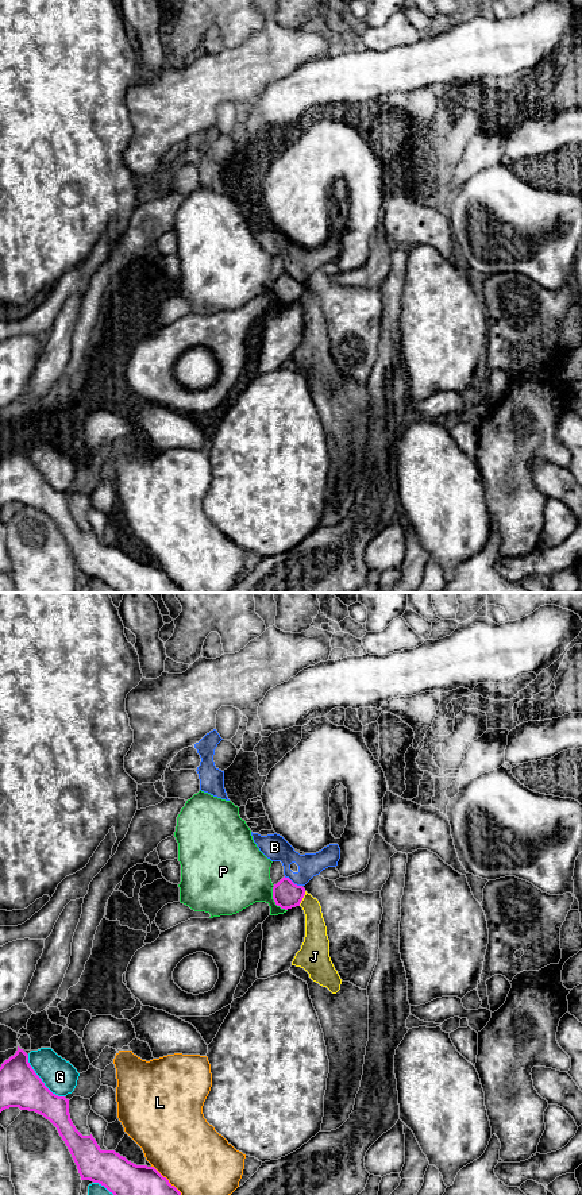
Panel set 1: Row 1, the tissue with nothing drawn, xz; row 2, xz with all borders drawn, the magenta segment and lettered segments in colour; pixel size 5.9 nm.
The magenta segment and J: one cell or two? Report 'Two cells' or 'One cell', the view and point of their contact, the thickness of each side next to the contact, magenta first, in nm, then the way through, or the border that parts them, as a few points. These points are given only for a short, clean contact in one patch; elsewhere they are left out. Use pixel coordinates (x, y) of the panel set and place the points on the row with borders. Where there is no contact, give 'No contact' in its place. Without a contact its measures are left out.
Two cells. Touches magenta at xz (303, 897). Thickness 160 nm (magenta) against 130 nm. Boundary: xz (305, 891), (299, 905)

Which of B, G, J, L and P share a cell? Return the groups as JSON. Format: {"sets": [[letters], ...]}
{"sets": [["B", "J"], ["G"], ["L"], ["P"]]}

